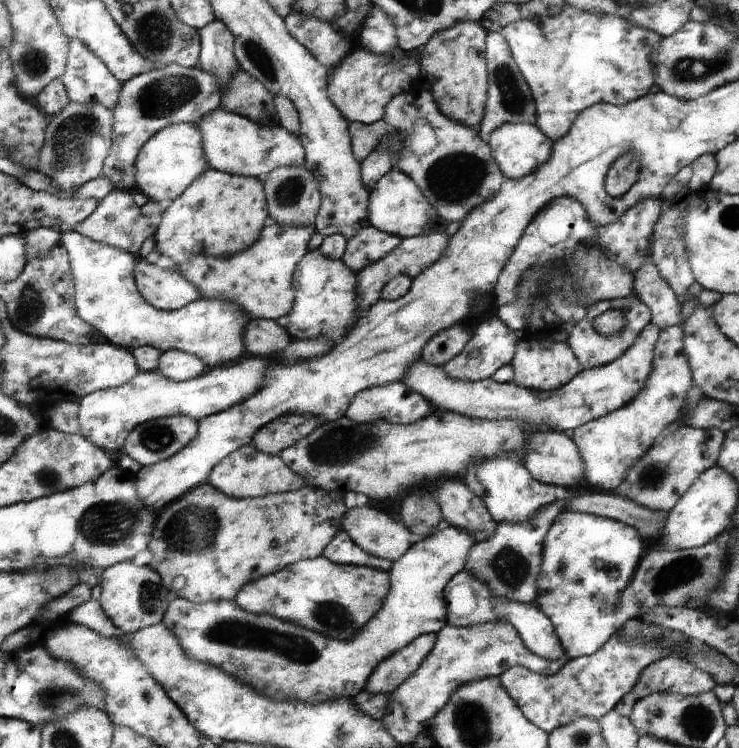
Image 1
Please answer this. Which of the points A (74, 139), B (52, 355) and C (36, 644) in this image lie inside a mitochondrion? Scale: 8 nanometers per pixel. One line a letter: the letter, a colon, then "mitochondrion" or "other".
A: mitochondrion
B: other
C: other

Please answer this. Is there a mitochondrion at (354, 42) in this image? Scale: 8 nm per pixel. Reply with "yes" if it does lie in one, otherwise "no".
no

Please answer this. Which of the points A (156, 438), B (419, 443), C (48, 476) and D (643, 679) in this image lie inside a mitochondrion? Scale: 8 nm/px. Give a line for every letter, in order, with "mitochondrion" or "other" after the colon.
A: mitochondrion
B: other
C: mitochondrion
D: other

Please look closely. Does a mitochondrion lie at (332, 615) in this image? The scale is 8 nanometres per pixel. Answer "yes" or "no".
yes

